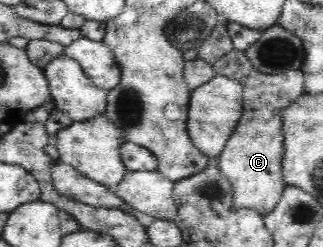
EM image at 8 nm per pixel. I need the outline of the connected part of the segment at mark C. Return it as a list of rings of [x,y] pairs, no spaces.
[[[233,48],[212,65],[217,74],[236,79],[243,86],[243,111],[235,131],[227,139],[224,149],[215,158],[220,174],[232,187],[231,208],[251,209],[263,216],[273,211],[287,187],[282,174],[281,156],[284,154],[284,135],[281,133],[282,113],[304,93],[304,73],[289,70],[264,74],[252,66],[244,51]]]

